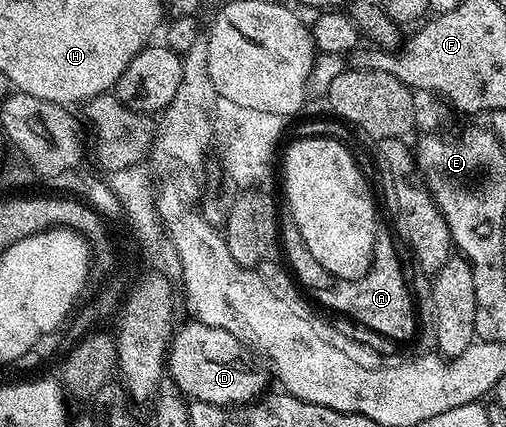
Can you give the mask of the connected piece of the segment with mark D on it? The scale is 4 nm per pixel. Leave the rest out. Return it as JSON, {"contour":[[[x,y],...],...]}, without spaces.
{"contour":[[[195,319],[189,321],[189,325],[181,329],[179,326],[173,332],[170,342],[166,369],[172,384],[185,398],[211,405],[243,405],[257,400],[265,392],[264,384],[270,377],[252,362],[253,354],[248,346],[234,339],[230,331],[210,327]]]}

